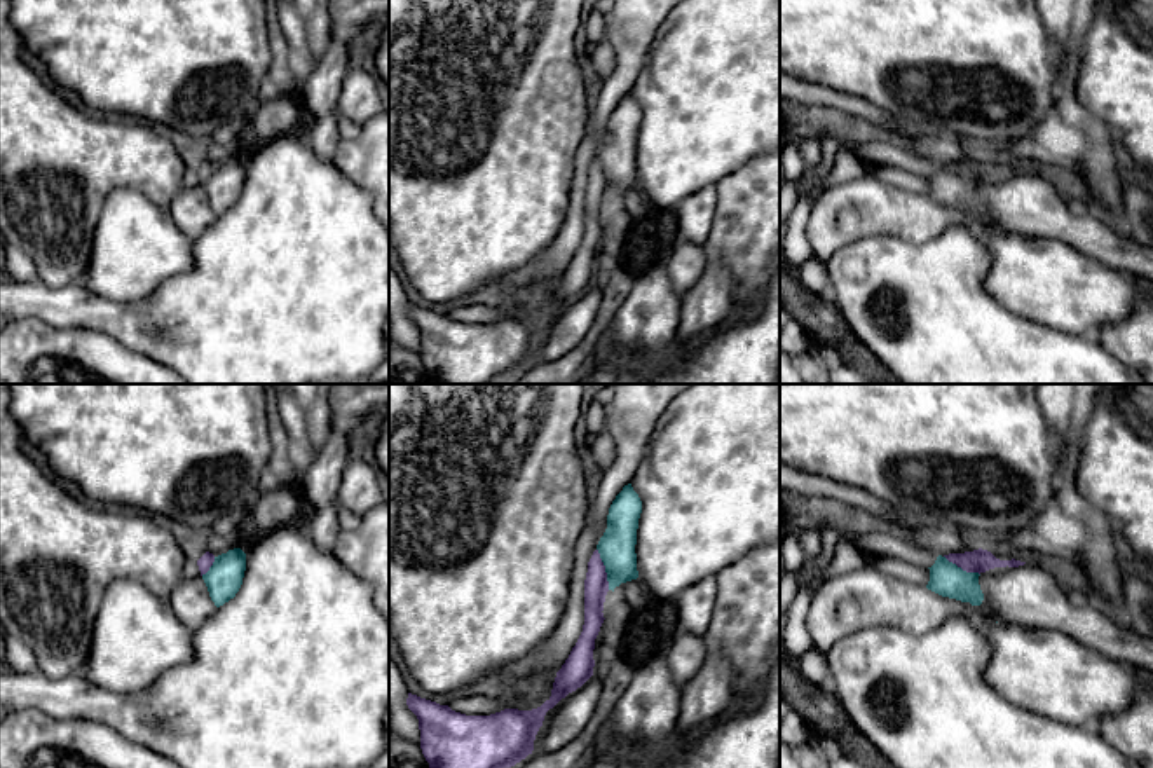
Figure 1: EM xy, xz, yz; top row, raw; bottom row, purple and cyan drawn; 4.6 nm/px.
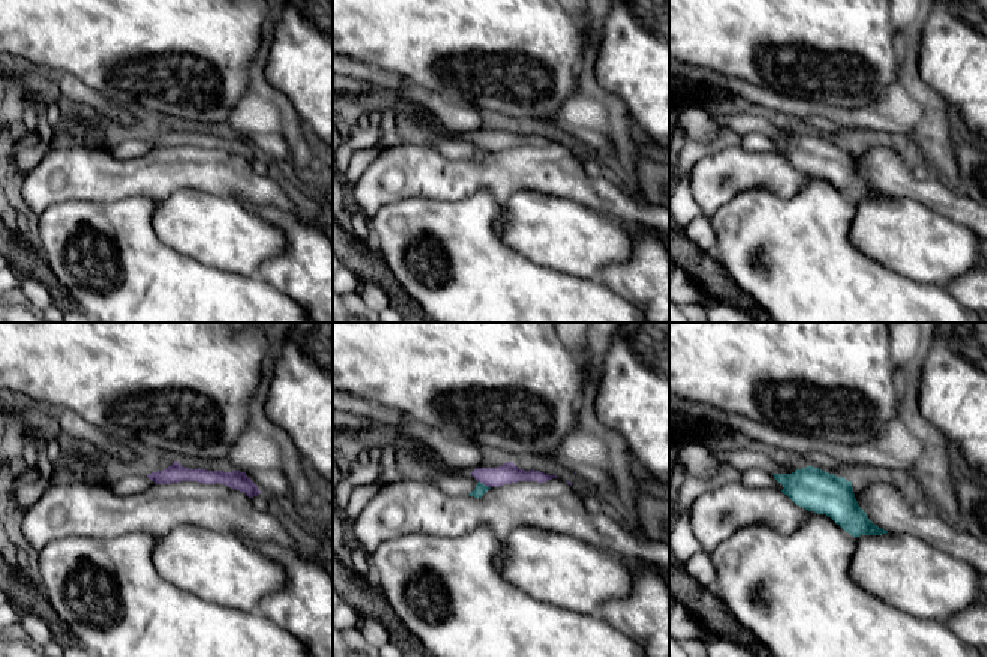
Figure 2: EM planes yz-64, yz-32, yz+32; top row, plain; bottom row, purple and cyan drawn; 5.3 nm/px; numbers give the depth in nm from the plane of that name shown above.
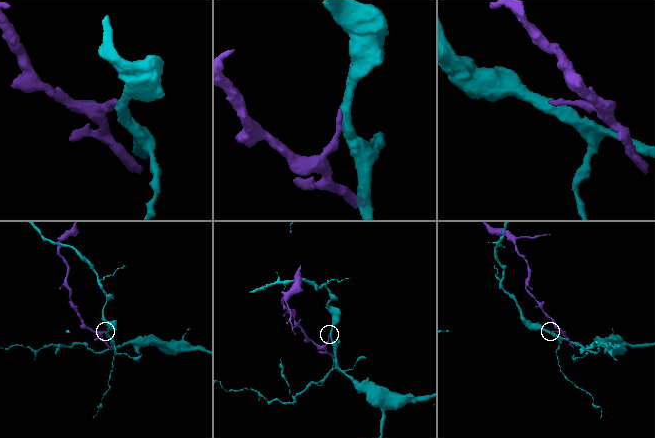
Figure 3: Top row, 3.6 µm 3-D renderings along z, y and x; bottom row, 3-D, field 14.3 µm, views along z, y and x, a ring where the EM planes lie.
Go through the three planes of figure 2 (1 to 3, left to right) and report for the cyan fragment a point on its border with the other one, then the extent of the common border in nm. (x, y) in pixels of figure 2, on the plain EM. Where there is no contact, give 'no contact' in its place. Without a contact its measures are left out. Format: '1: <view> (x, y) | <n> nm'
1: no contact
2: yz-32 (485, 149) | 80 nm
3: no contact

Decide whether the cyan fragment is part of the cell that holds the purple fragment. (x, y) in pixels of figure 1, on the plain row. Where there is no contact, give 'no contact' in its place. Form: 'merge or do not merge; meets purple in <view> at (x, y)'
do not merge; meets purple in xz at (604, 178)

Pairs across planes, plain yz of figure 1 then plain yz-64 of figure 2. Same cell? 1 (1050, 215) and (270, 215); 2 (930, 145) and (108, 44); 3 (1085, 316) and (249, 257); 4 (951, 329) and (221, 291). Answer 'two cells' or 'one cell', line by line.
1: two cells
2: two cells
3: one cell
4: one cell

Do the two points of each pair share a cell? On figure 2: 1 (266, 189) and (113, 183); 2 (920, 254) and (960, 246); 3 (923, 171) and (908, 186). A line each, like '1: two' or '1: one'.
1: one
2: one
3: two

